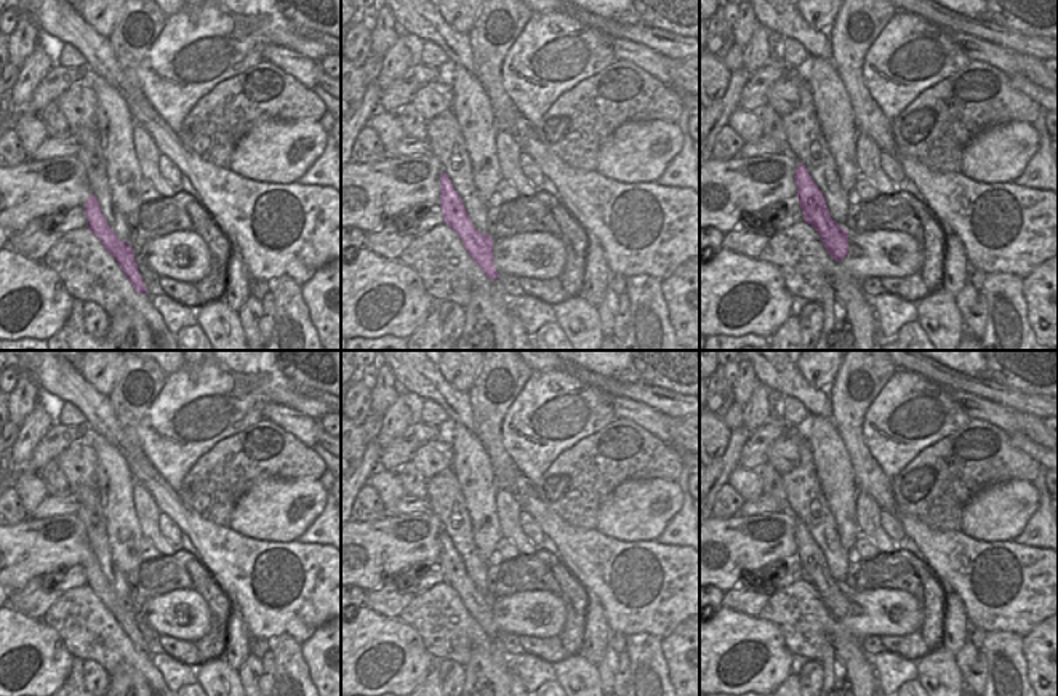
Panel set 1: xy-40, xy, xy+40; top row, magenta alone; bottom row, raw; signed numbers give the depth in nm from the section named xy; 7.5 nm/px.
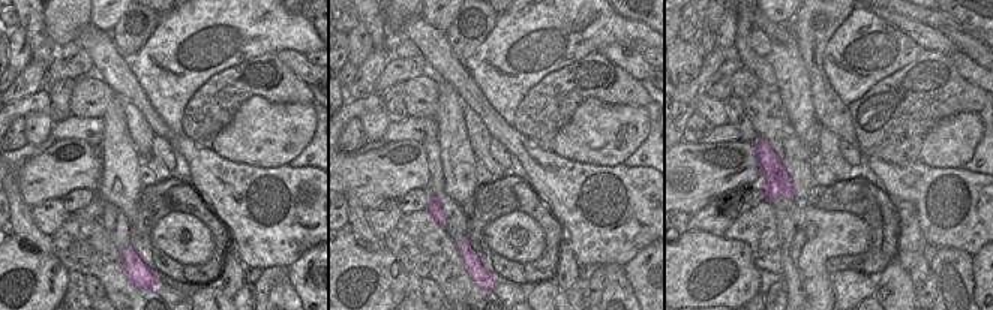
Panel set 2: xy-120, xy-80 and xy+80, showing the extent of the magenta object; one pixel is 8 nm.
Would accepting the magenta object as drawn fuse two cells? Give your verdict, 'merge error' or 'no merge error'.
no merge error

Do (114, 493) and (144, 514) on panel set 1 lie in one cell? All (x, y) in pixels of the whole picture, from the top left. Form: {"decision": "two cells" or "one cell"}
{"decision": "two cells"}

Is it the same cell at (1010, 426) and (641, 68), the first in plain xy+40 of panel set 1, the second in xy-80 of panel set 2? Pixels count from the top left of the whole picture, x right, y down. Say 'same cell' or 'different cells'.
same cell

